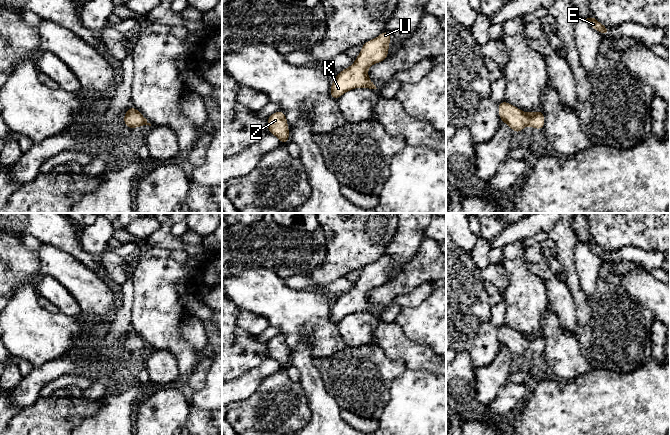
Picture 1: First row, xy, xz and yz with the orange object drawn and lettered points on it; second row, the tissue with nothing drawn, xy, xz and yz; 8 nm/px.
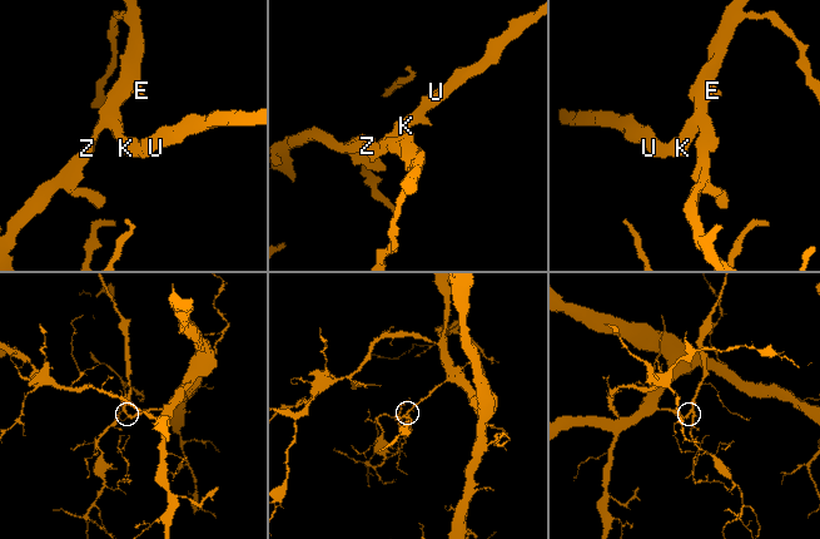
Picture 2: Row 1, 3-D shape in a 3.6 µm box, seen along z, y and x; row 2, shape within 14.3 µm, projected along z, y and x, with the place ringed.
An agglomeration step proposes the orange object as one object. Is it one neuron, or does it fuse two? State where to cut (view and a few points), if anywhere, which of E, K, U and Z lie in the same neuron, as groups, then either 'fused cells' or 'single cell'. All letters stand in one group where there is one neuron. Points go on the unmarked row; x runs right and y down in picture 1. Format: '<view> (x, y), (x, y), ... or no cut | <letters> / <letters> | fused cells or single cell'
no cut | E K U Z | single cell

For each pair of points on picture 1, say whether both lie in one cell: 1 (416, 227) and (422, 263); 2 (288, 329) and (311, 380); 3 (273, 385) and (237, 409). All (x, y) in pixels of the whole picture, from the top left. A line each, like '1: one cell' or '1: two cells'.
1: two cells
2: two cells
3: one cell

